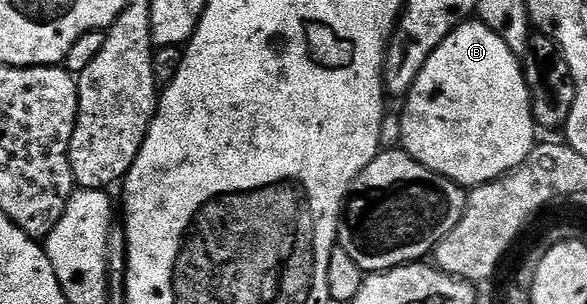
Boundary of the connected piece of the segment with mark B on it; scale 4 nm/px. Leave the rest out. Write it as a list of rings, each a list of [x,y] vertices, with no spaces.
[[[476,18],[461,22],[436,47],[408,89],[404,102],[400,118],[400,144],[403,151],[422,166],[450,178],[468,190],[480,184],[488,184],[520,167],[538,143],[536,119],[532,116],[532,91],[528,89],[524,77],[521,57],[512,52],[510,46],[506,46],[506,42],[494,34],[494,30]]]

